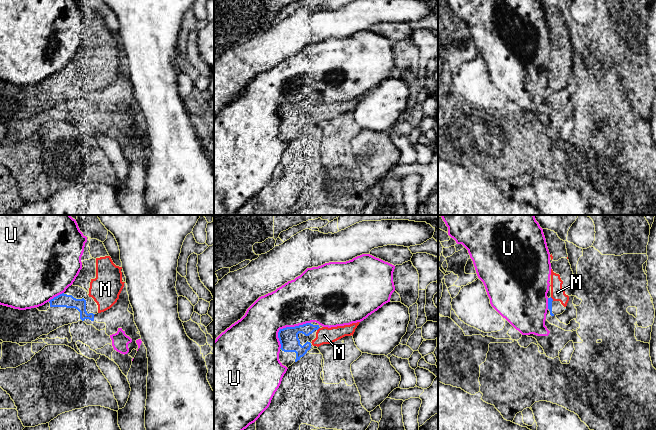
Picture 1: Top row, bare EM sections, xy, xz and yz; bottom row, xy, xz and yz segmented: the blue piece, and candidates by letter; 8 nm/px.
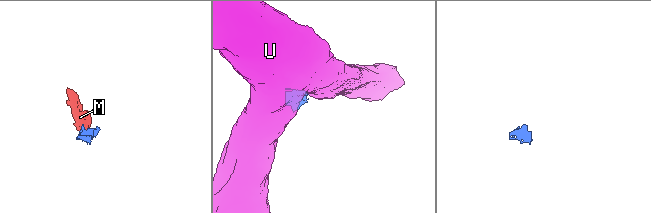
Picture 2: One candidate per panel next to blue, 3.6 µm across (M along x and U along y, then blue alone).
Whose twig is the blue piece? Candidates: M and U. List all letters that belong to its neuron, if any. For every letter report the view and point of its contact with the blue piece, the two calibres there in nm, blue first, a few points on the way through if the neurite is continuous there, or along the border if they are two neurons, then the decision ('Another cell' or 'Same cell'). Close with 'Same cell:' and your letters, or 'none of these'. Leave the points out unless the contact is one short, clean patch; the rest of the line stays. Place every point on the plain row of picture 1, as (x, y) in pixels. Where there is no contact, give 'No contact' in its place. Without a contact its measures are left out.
M: Touches blue at yz (552, 75). Thickness 40 nm (blue) against 110 nm. Same cell
U: Touches blue at xz (286, 103). Thickness 160 nm (blue) against 360 nm. Another cell
Same cell: M

